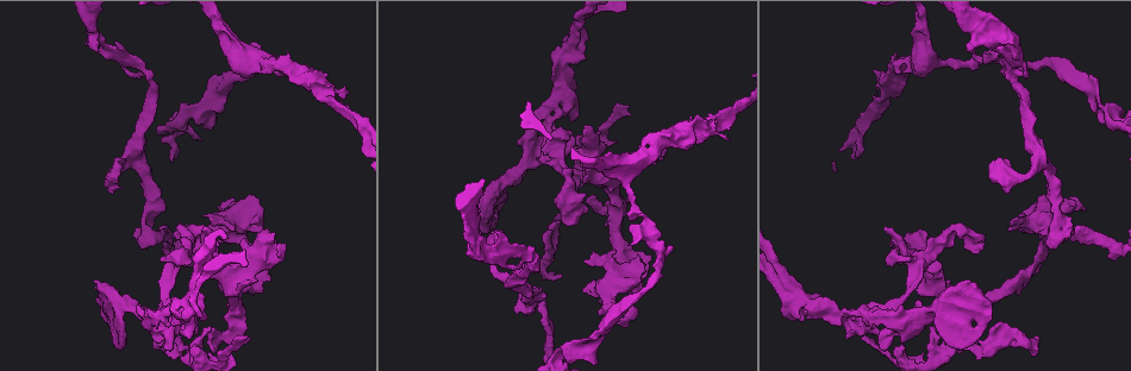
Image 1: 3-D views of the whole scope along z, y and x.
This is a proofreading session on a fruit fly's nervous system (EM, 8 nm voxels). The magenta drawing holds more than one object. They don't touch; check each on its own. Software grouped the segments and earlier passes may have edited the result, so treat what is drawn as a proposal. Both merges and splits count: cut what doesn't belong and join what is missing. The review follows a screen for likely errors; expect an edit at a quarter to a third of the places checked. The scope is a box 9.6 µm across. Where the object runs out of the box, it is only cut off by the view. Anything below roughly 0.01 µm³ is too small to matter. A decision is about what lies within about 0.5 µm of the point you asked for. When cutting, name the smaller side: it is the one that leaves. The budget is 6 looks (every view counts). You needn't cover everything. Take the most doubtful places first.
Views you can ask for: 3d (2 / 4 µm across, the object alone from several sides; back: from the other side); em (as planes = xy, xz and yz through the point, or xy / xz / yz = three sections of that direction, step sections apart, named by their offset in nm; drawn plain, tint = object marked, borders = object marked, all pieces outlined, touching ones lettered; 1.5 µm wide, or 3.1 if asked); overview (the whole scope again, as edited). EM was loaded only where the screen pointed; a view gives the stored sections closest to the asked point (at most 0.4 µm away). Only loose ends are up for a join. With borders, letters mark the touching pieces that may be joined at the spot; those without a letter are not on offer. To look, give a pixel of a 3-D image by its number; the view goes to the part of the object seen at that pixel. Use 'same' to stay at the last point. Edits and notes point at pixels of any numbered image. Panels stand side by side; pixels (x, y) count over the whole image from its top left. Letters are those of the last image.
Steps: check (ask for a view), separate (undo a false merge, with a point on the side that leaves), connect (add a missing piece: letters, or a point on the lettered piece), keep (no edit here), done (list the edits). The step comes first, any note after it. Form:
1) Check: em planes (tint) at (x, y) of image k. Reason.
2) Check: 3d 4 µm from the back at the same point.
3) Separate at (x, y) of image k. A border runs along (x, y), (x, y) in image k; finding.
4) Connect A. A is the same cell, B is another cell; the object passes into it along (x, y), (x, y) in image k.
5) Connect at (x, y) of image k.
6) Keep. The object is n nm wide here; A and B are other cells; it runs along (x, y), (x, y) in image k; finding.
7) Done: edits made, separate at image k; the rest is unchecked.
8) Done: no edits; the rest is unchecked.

Check: em xz step 4 (plain) at (1042, 195) of image 1. Stops while still wide.

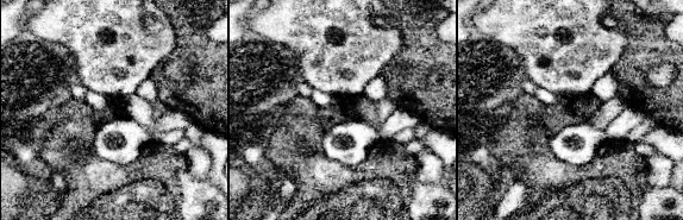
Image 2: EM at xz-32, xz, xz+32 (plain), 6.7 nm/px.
Check: em xz step 4 (borders) at the same point. What lies round it.

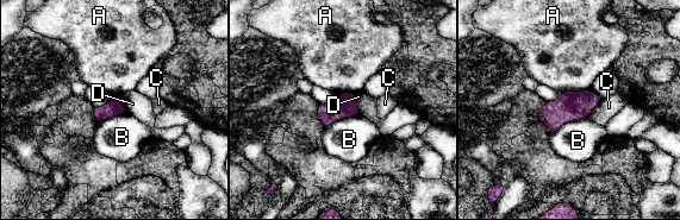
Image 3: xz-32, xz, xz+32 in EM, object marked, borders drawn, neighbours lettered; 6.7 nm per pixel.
Keep. A, B, C and D are other cells; a border runs along (586, 117), (566, 121), (550, 133) in image 3; none of them fits.

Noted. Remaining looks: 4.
Check: em planes (plain) at (1113, 261) of image 1. An open end.

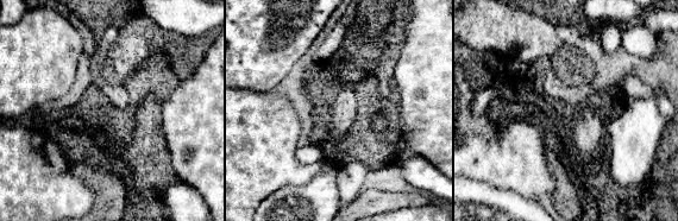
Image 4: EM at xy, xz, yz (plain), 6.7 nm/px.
Check: em planes (borders) at the same point.

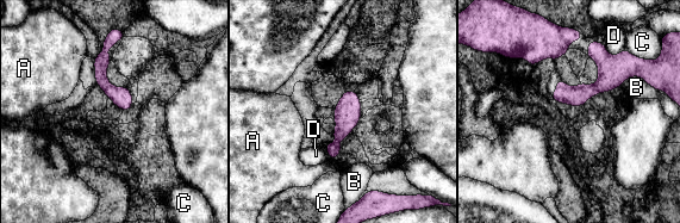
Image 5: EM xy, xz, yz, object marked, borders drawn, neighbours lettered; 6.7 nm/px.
Keep. The object is 140 nm wide here; A, B, C and D are other cells; it runs along (628, 70), (594, 90), (555, 97) in image 5; no lettered piece goes on from it.

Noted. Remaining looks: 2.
Check: 3d 2 µm at (262, 289) of image 1. An open end.

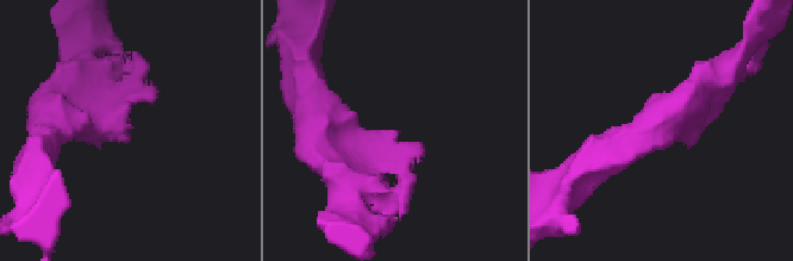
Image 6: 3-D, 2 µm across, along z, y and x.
Check: em planes (borders) at (126, 140) of image 6.

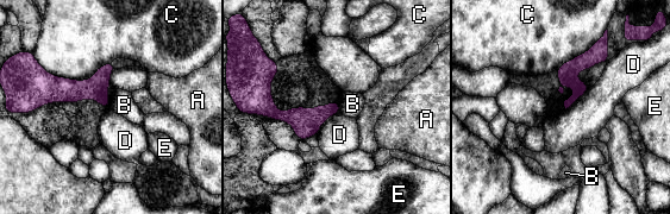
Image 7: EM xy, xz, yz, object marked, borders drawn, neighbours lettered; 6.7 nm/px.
Keep. A, B, C, D and E are other cells; it runs along (111, 67), (88, 89), (37, 99) in image 7; none of them fits.

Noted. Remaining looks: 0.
Done: no edits; the rest is unchecked.

